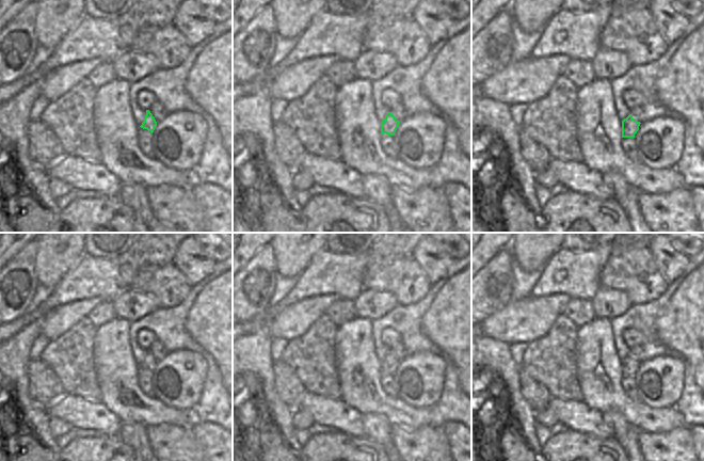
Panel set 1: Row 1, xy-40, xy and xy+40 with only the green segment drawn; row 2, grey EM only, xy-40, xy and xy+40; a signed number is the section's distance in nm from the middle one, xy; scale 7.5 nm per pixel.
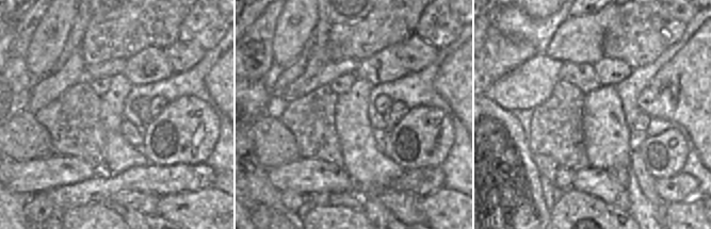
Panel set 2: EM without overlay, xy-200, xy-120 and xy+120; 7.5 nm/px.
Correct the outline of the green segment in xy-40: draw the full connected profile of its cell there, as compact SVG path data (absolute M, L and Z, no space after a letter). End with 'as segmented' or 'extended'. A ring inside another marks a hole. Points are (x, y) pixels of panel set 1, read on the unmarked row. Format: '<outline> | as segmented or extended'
M146 349L146 354L144 356L144 361L142 362L142 364L140 366L143 368L147 368L148 370L150 370L153 372L156 365L157 365L157 361L156 361L155 356L153 355L153 353L150 352L149 349Z | as segmented

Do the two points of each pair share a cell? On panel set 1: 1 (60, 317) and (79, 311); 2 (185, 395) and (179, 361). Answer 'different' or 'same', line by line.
1: same
2: same

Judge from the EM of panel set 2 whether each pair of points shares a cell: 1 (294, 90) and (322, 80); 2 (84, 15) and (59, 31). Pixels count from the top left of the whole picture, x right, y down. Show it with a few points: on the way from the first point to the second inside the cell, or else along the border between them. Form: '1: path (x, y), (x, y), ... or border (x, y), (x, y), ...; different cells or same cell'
1: border (321, 69), (304, 85), (299, 95); different cells
2: border (76, 11), (76, 16), (64, 46); different cells

